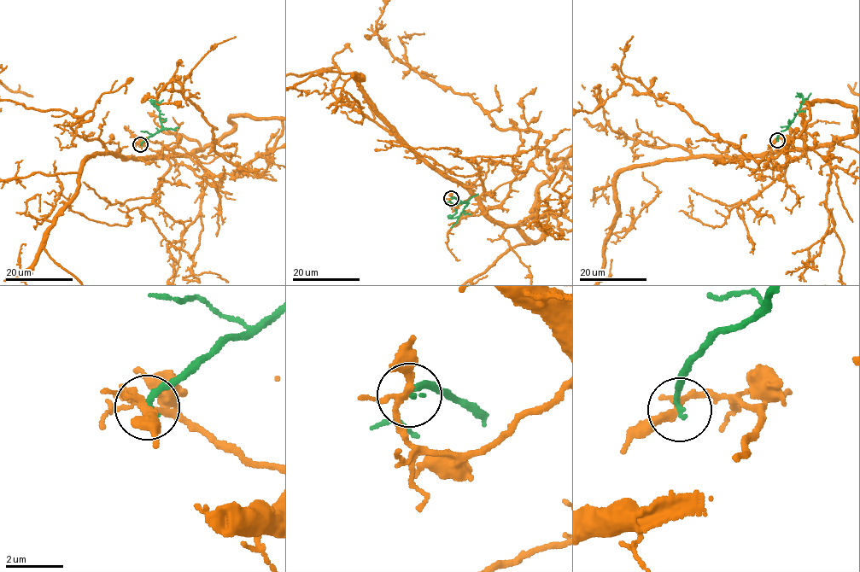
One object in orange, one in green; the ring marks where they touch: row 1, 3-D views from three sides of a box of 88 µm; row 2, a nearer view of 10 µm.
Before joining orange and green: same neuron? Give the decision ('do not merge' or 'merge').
do not merge

